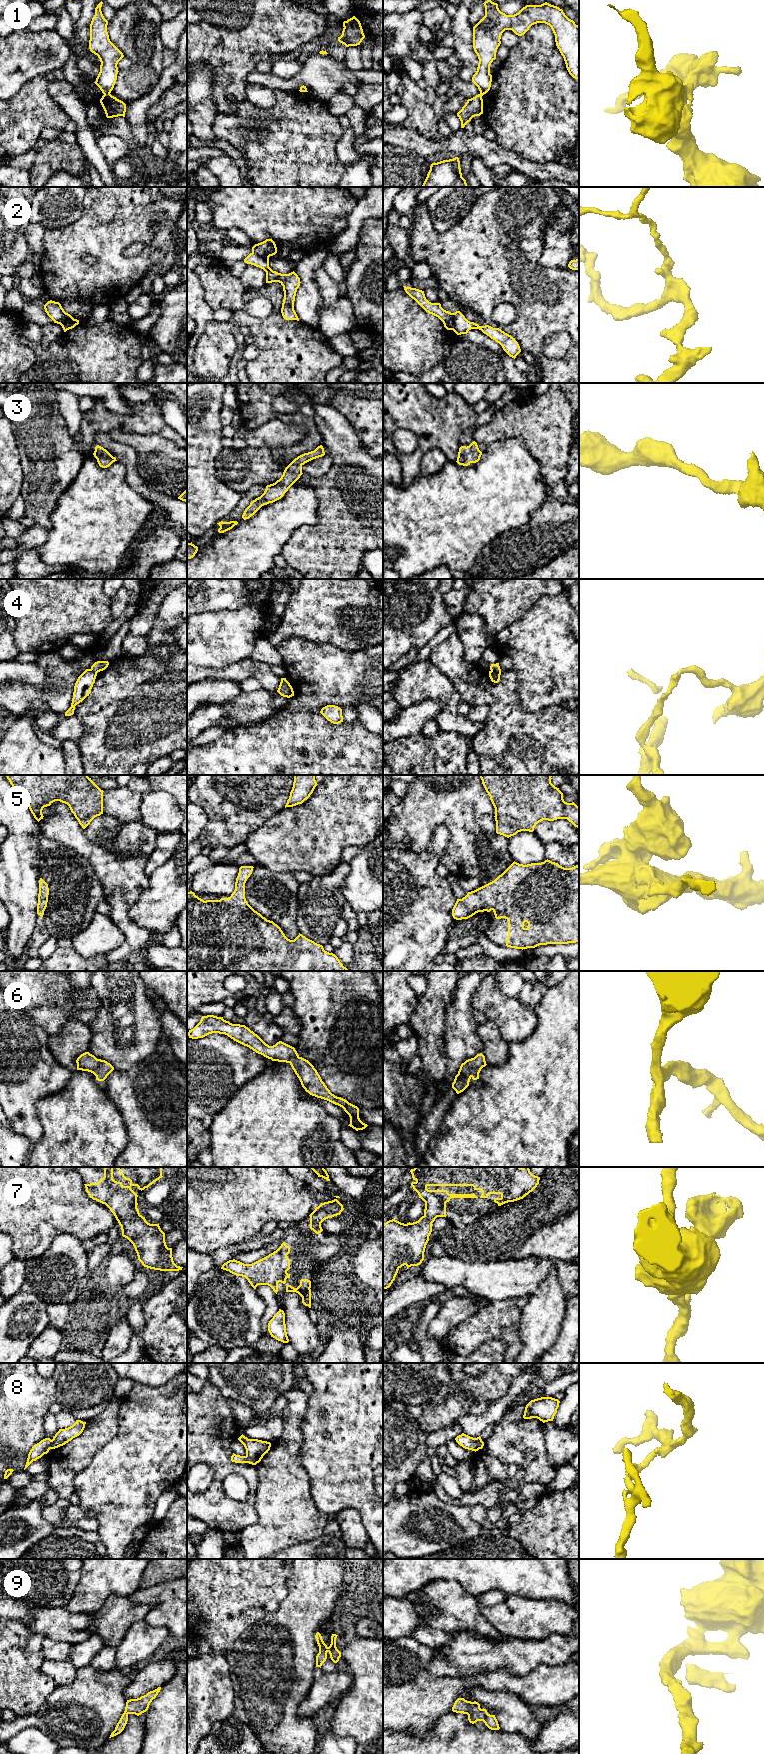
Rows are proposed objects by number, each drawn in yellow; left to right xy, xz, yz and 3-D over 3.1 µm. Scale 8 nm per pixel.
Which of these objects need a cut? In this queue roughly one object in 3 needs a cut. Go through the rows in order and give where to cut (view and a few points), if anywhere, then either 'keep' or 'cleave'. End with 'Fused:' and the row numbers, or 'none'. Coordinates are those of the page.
1: cut in xy along (109, 93), (104, 95); cleave
2: cut in xz along (252, 251), (261, 256), (268, 257); cleave
3: no cut; keep
4: cut in yz along (491, 669), (500, 672); cleave
5: no cut; keep
6: no cut; keep
7: no cut; keep
8: cut in xy along (52, 1440), (50, 1448); cleave
9: no cut; keep
Fused: 1, 2, 4, 8

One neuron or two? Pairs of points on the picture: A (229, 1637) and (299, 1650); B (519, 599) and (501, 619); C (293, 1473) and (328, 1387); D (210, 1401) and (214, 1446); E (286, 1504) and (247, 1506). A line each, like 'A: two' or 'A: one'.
A: two
B: one
C: two
D: one
E: two

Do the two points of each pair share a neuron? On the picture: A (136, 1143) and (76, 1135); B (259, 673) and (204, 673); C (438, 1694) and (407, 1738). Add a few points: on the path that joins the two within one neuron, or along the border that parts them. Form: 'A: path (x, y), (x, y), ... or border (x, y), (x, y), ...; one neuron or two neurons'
A: border (124, 1119), (126, 1145), (117, 1156); two neurons
B: path (245, 672), (218, 673); one neuron
C: border (434, 1724), (425, 1735), (408, 1728), (393, 1732); two neurons

